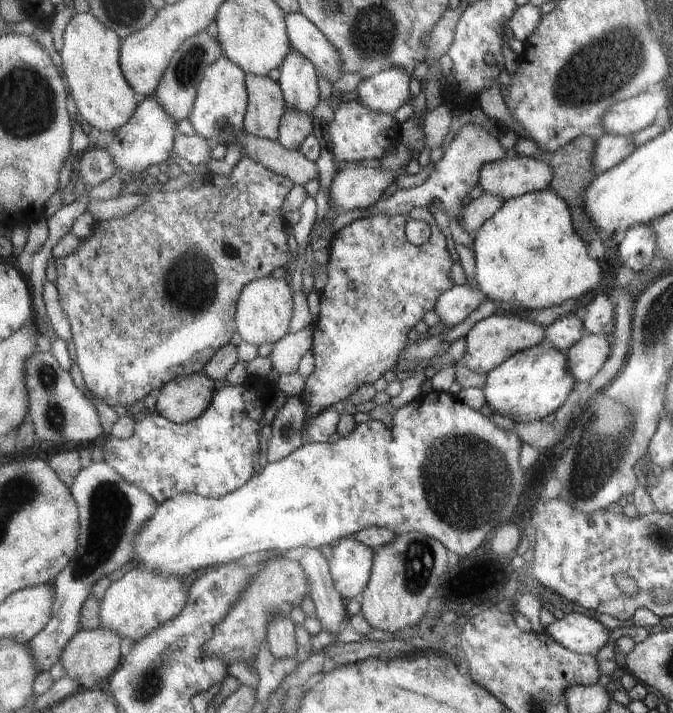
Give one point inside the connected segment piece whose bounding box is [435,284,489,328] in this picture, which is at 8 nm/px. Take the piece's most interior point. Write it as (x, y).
(456, 305)

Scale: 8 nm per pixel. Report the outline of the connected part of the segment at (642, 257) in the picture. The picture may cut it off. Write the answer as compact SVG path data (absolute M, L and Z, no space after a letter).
M651 222L629 227L616 243L617 260L633 271L641 271L655 260L656 237Z

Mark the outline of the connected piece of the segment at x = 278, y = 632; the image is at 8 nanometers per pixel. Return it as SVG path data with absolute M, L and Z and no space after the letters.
M273 616L269 620L268 634L269 650L278 659L295 661L297 642L295 641L295 624L289 616Z

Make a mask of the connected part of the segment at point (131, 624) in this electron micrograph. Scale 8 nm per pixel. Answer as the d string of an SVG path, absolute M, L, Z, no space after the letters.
M136 566L107 589L101 604L101 628L116 633L121 640L127 638L133 643L139 642L179 616L184 611L188 598L189 591L181 578L147 572Z

